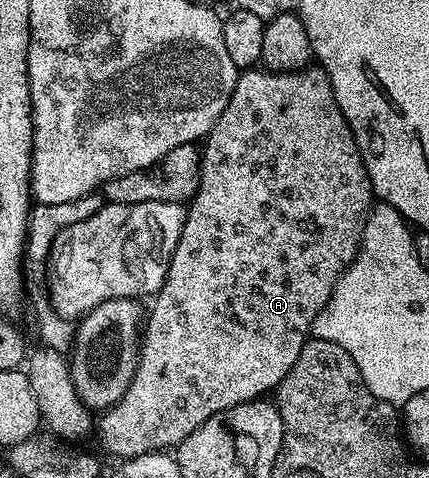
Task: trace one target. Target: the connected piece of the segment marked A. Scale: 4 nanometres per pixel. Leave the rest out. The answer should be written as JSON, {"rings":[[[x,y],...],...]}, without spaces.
{"rings":[[[254,66],[248,70],[242,71],[240,75],[238,75],[237,81],[235,82],[235,90],[231,94],[231,98],[227,102],[223,114],[219,114],[215,126],[209,131],[208,136],[204,137],[203,151],[201,154],[201,184],[197,188],[197,193],[193,196],[192,200],[188,201],[183,234],[179,234],[179,242],[175,246],[175,254],[169,263],[167,278],[163,282],[163,286],[158,290],[156,296],[152,297],[151,304],[153,304],[153,309],[151,309],[150,312],[148,309],[147,319],[143,324],[141,347],[137,358],[137,370],[133,375],[131,386],[125,392],[125,397],[117,404],[114,404],[112,408],[102,411],[99,419],[96,421],[95,437],[97,436],[98,442],[101,443],[102,450],[109,456],[118,456],[116,459],[124,462],[139,458],[148,452],[165,452],[166,450],[176,449],[177,445],[183,443],[192,432],[199,430],[199,426],[203,426],[203,422],[207,422],[207,418],[211,418],[217,412],[227,410],[231,406],[239,406],[248,400],[264,397],[266,394],[272,393],[277,389],[279,382],[283,382],[283,378],[287,378],[291,366],[295,366],[295,362],[303,350],[305,341],[310,339],[315,318],[319,314],[319,310],[323,310],[325,304],[331,298],[333,288],[337,285],[337,280],[344,274],[346,268],[349,267],[349,263],[356,258],[357,251],[361,245],[361,235],[363,234],[365,223],[367,222],[367,218],[369,217],[374,203],[373,187],[369,181],[367,170],[363,166],[363,158],[359,154],[359,146],[355,142],[351,126],[343,118],[343,110],[339,110],[339,106],[335,102],[335,90],[331,86],[331,78],[329,75],[327,75],[320,66],[300,68],[298,72],[271,72],[261,66]]]}

